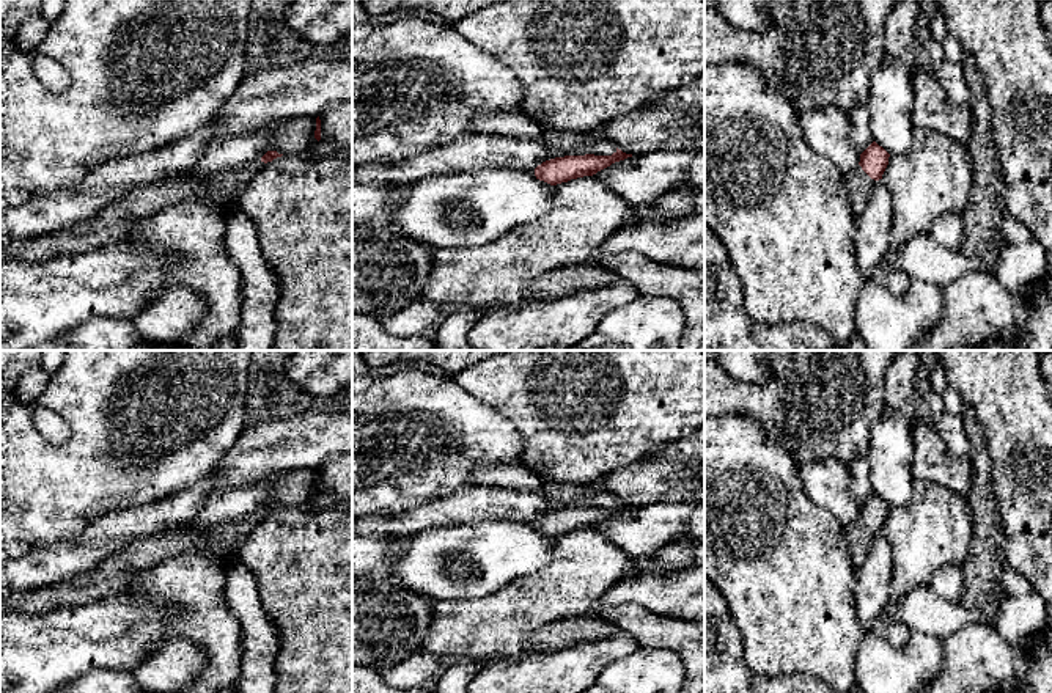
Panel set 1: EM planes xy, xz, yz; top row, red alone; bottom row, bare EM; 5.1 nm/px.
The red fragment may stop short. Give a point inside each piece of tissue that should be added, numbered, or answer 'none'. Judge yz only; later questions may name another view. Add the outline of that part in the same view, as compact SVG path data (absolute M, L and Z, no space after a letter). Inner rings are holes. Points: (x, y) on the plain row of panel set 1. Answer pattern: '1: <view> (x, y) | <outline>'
1: yz (859, 536) | M860 517L844 526L844 537L848 541L848 552L855 569L860 569L866 559L866 552L874 537L871 531Z

